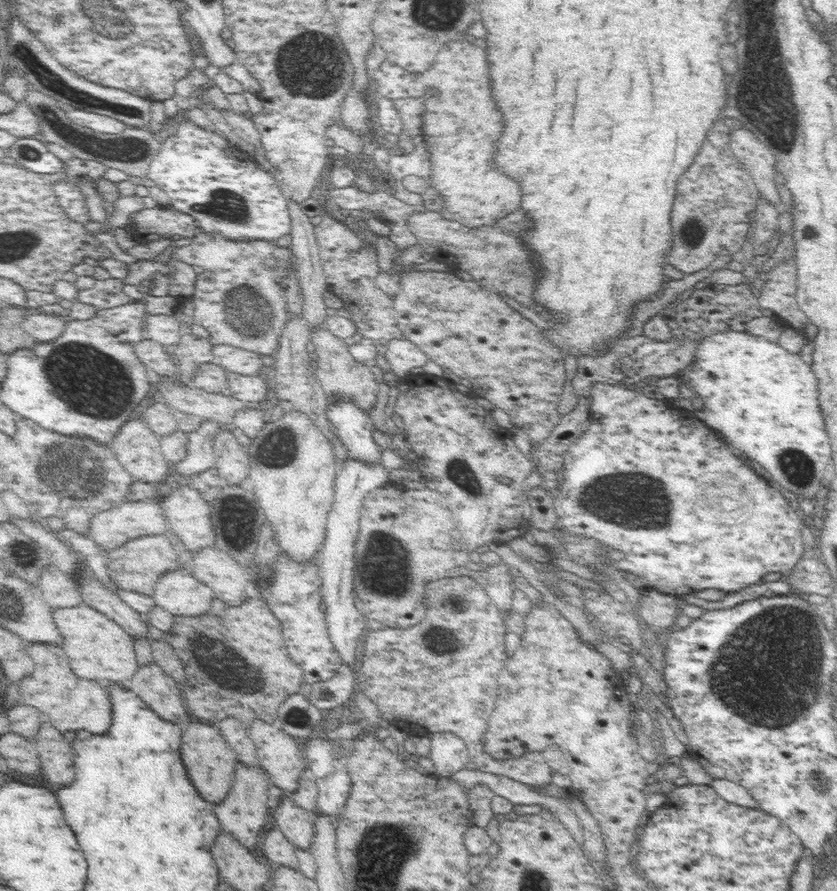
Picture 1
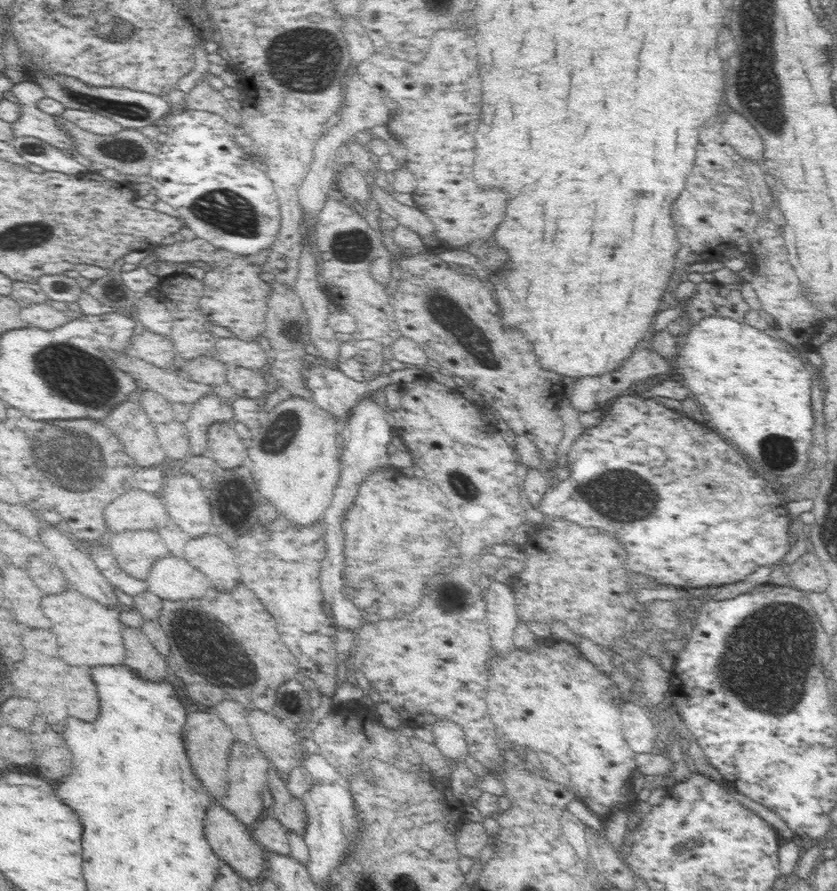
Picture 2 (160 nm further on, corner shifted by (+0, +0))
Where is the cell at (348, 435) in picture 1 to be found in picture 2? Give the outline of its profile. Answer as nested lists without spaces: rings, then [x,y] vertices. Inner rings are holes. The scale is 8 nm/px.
[[[311,365],[307,370],[306,378],[305,384],[307,384],[309,390],[312,390],[312,400],[319,408],[322,408],[325,412],[330,412],[341,426],[342,423],[348,422],[350,410],[354,410],[354,406],[364,398],[366,393],[372,393],[386,386],[386,381],[381,376],[374,380],[357,381],[346,376],[342,371],[330,369],[326,365]]]

